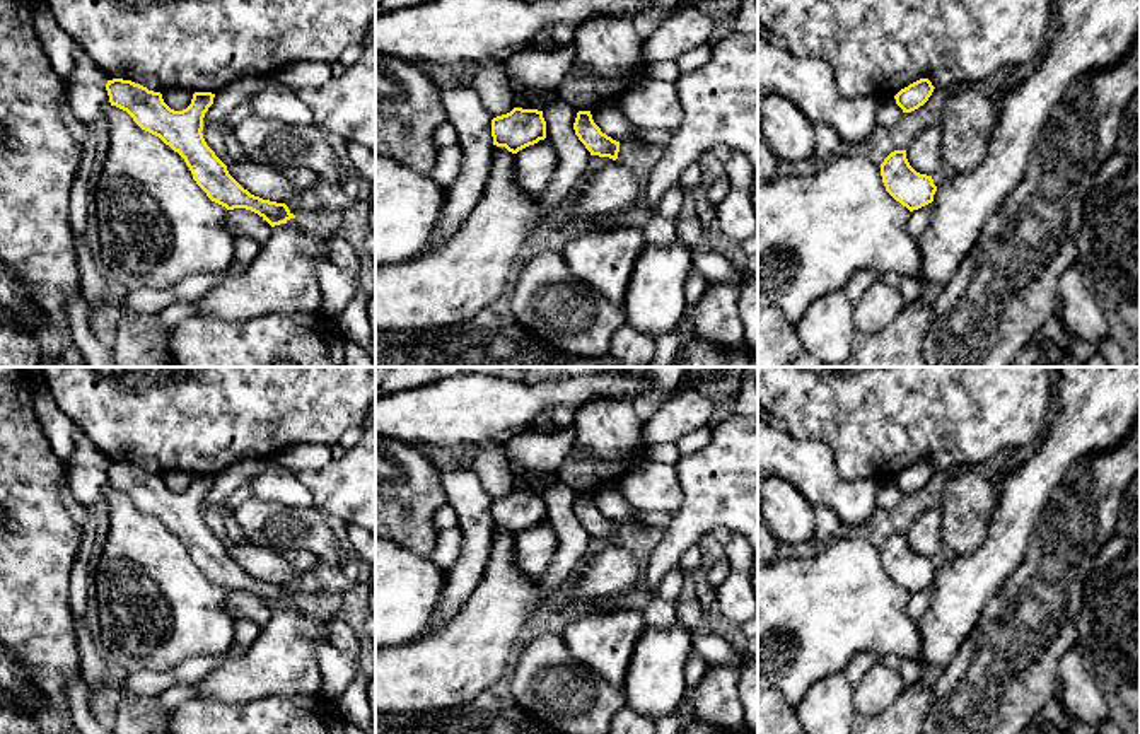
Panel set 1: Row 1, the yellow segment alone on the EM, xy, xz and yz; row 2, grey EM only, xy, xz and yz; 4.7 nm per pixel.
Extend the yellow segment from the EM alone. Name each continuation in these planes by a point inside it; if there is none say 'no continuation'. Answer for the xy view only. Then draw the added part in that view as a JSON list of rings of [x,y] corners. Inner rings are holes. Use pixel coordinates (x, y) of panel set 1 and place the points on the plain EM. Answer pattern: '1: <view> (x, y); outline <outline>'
no continuation

